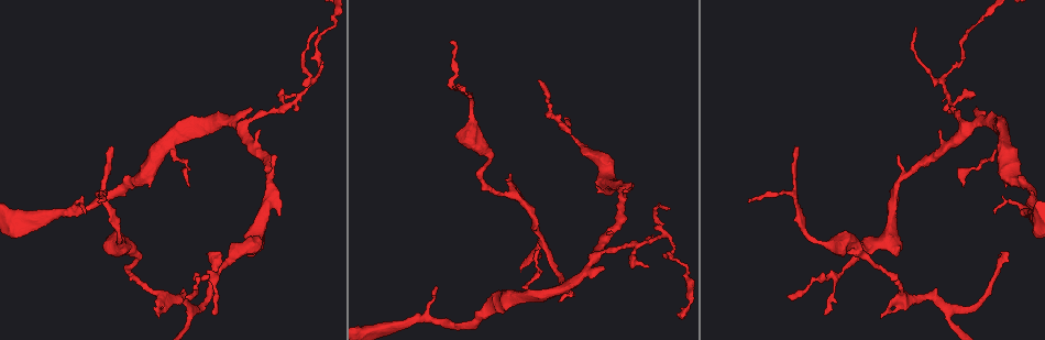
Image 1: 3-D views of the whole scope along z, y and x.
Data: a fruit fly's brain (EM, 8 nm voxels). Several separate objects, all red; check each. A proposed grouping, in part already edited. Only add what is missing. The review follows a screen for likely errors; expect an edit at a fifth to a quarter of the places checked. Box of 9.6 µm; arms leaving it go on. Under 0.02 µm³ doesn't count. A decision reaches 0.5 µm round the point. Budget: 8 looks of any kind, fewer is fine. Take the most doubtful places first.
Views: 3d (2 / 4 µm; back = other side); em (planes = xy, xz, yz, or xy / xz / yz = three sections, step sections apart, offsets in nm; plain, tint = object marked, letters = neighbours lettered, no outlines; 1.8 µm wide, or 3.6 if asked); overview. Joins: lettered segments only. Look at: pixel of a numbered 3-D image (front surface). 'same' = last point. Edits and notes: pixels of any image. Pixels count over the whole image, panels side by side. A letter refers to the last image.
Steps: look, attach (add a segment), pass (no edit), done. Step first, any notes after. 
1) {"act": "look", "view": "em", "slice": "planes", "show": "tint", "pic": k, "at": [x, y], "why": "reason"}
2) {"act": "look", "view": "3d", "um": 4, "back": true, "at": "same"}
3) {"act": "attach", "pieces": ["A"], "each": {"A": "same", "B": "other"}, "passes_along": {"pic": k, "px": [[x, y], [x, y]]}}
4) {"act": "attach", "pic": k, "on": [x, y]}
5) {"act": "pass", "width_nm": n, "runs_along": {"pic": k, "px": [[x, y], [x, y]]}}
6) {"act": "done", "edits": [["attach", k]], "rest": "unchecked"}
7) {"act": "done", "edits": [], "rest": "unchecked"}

{"act": "look", "view": "em", "slice": "xy", "step": 8, "show": "tint", "pic": 1, "at": [561, 300], "why": "thin end"}

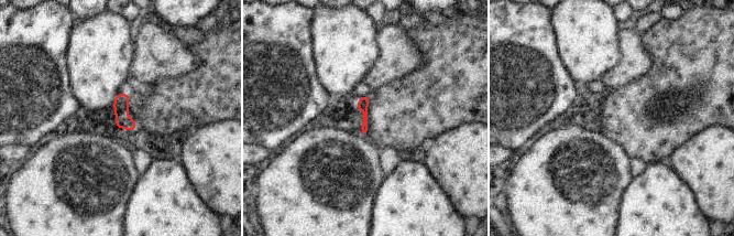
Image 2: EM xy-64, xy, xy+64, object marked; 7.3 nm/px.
{"act": "look", "view": "em", "slice": "planes", "show": "letters", "at": "same", "why": "another direction"}

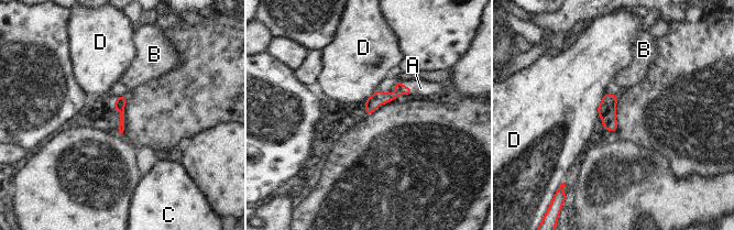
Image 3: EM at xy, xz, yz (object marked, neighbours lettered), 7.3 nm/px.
{"act": "attach", "pieces": ["A"], "longest_contact_nm": ["D", 190], "each": {"A": "same", "B": "other", "C": "other", "D": "other"}, "found": "the neuron continues"}

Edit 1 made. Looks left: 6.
{"act": "look", "view": "3d", "um": 2, "pic": 1, "at": [941, 130], "why": "free end"}

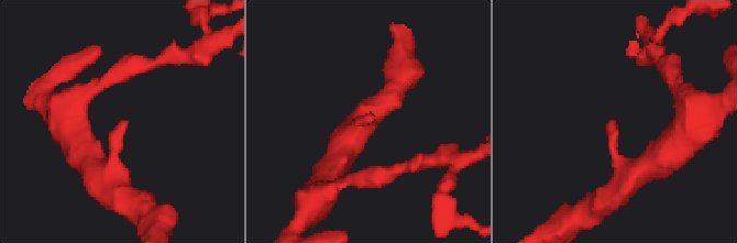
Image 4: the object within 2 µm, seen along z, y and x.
{"act": "look", "view": "em", "slice": "planes", "show": "letters", "pic": 4, "at": [127, 122], "why": "shape alone is not enough"}

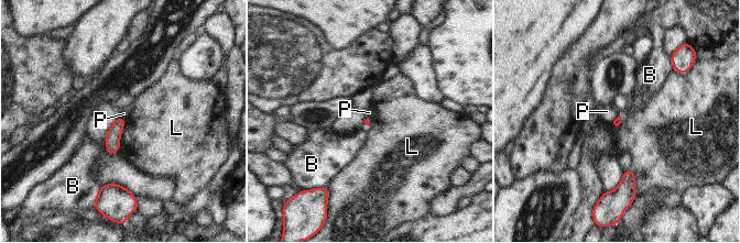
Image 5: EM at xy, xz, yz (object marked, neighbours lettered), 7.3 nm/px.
{"act": "pass", "each": {"B": "other", "L": "other", "P": "other"}, "found": "none of them fits"}

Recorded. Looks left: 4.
{"act": "look", "view": "em", "slice": "xy", "step": 8, "show": "tint", "pic": 1, "at": [632, 183]}

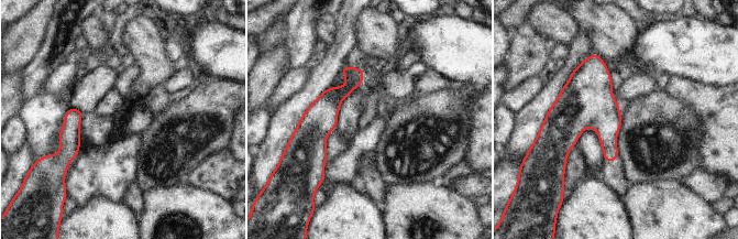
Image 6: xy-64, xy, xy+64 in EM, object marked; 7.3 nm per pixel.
{"act": "look", "view": "em", "slice": "planes", "show": "letters", "at": "same", "why": "another direction"}

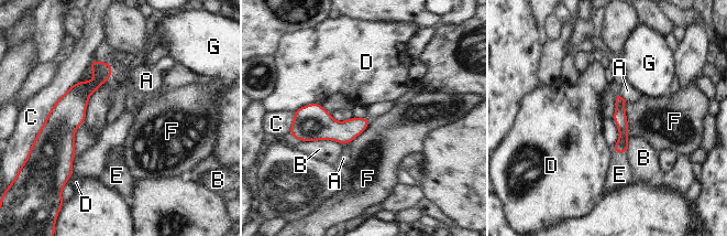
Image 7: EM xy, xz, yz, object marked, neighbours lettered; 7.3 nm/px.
{"act": "attach", "pieces": ["E"], "each": {"A": "other", "B": "other", "C": "other", "D": "other", "E": "same", "F": "other", "G": "other"}, "passes_along": {"pic": 7, "px": [[620, 119], [618, 152], [619, 174]]}, "found": "it goes on there"}

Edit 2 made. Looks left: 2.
{"act": "done", "edits": [["attach", 3], ["attach", 7]], "rest": "unchecked"}

